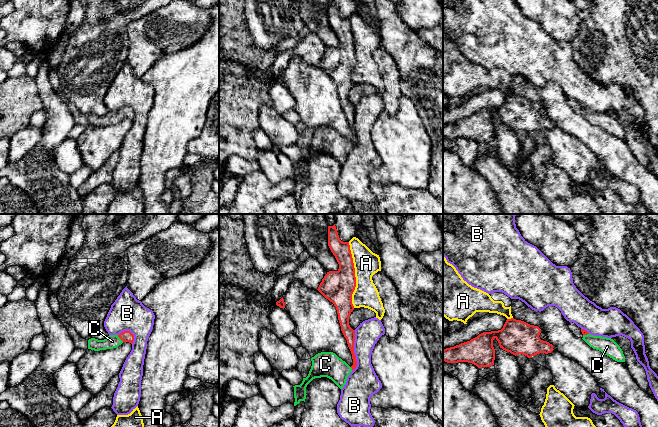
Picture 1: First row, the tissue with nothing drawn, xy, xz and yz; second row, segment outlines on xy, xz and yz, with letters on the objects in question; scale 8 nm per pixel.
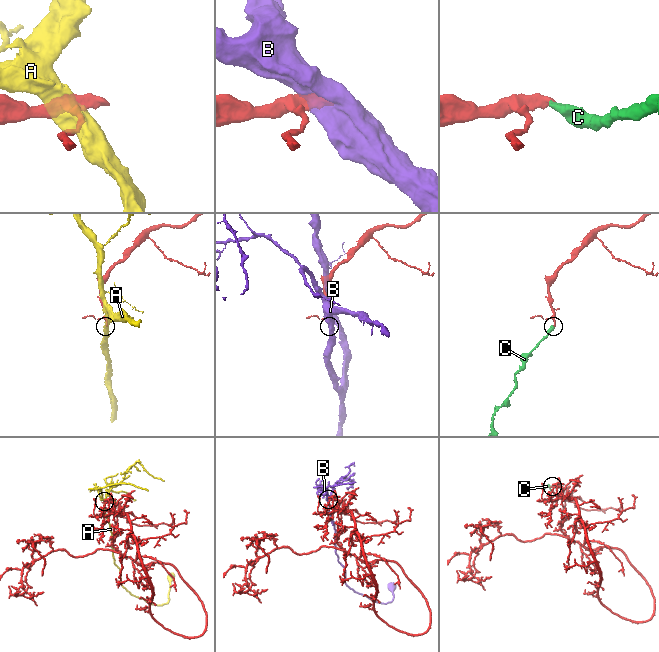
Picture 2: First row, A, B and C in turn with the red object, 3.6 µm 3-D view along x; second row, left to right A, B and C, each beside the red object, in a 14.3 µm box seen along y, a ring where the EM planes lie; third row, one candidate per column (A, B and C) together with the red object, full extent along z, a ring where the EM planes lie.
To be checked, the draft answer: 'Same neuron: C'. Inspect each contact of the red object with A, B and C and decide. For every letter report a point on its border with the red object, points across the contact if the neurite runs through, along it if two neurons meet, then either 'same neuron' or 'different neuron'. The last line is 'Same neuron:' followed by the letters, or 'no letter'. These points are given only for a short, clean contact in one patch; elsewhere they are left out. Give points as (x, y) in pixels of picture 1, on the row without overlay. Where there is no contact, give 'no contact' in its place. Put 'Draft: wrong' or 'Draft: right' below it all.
A: xz (354, 51) | different neuron
B: xz (353, 126) | different neuron
C: xy (120, 114) | across xy (126, 112), (120, 114), (112, 117) | same neuron
Same neuron: C
Draft: right

